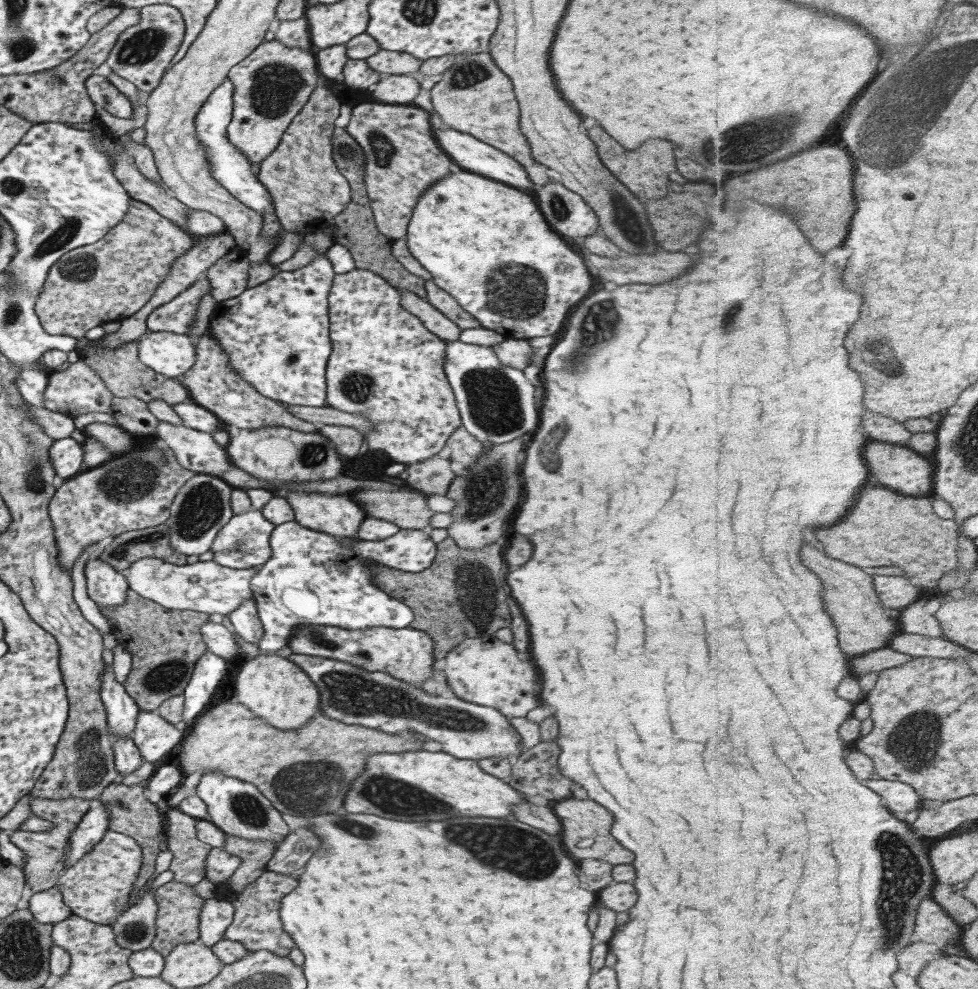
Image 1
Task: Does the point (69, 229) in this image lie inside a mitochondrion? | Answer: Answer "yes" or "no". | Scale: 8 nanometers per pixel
yes

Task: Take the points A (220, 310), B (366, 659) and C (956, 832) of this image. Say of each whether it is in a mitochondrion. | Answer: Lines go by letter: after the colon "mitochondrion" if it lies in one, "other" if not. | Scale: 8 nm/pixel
A: other
B: mitochondrion
C: other

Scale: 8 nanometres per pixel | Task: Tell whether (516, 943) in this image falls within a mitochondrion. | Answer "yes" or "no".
no

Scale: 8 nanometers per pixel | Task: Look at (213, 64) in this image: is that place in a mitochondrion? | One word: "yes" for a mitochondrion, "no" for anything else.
no

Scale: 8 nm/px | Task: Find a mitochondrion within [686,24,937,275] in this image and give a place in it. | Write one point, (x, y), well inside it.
(773, 130)

